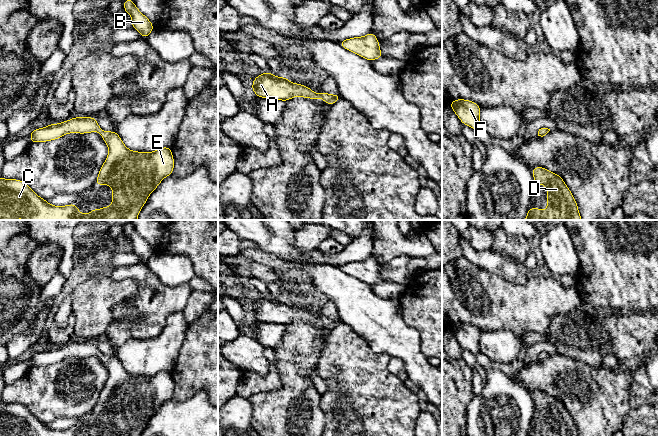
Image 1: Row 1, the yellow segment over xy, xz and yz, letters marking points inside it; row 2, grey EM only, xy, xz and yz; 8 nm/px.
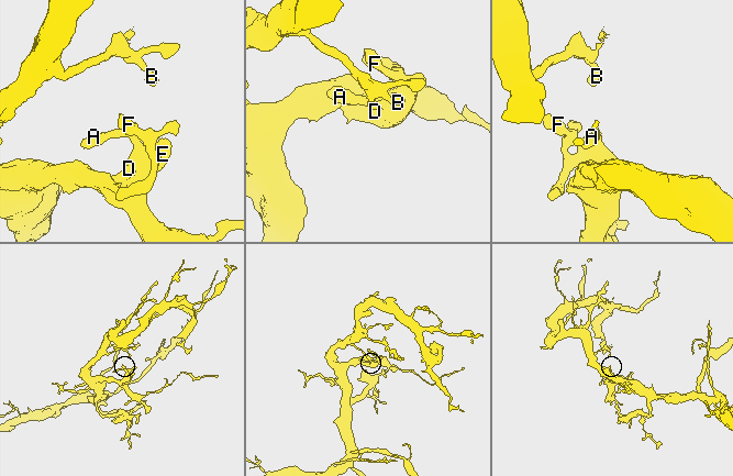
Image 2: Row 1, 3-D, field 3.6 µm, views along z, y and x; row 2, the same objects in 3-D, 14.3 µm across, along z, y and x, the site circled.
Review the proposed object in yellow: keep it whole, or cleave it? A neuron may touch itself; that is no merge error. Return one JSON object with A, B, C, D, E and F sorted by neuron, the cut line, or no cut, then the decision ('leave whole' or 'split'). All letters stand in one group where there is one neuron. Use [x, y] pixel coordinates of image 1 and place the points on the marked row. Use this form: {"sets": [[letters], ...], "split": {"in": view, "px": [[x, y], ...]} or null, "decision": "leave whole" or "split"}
{"sets": [["A", "B", "C", "D", "E", "F"]], "split": null, "decision": "leave whole"}

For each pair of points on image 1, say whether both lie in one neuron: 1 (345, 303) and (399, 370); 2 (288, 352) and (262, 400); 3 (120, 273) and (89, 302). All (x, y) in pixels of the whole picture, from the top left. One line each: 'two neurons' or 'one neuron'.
1: two neurons
2: one neuron
3: two neurons

